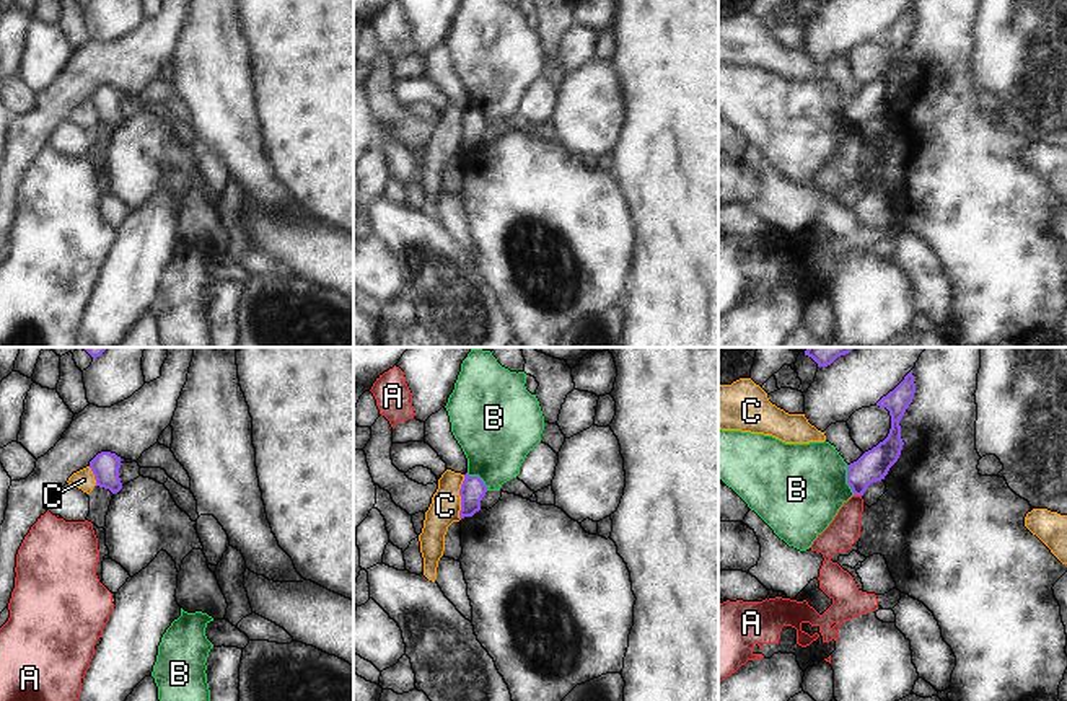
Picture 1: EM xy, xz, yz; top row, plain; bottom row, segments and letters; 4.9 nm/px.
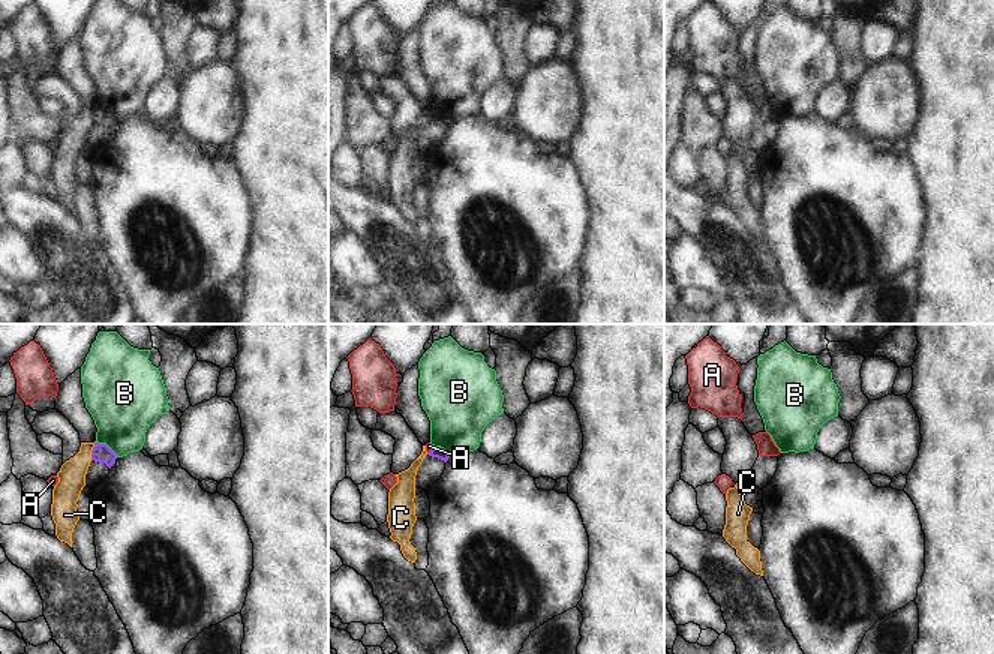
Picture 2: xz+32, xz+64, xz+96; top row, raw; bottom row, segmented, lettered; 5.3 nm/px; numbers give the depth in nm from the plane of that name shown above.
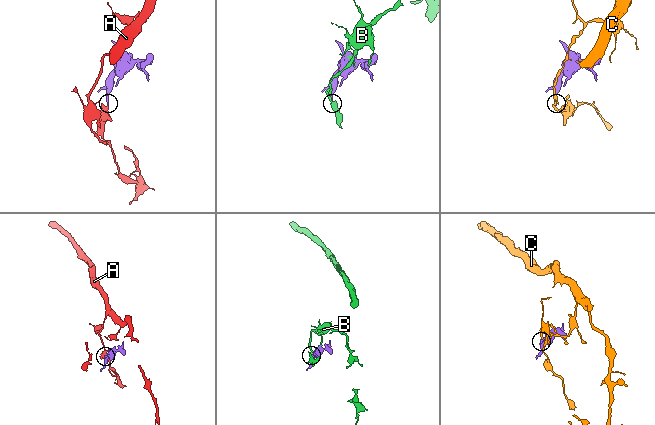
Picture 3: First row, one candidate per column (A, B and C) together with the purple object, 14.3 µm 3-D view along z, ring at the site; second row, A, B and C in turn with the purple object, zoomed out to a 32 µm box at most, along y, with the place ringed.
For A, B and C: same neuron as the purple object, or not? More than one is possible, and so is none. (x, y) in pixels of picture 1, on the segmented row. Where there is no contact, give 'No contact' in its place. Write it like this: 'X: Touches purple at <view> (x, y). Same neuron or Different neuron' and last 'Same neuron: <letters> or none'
A: Touches purple at yz (857, 494). Different neuron
B: Touches purple at yz (847, 480). Different neuron
C: Touches purple at xz (461, 498). Different neuron
Same neuron: none.

